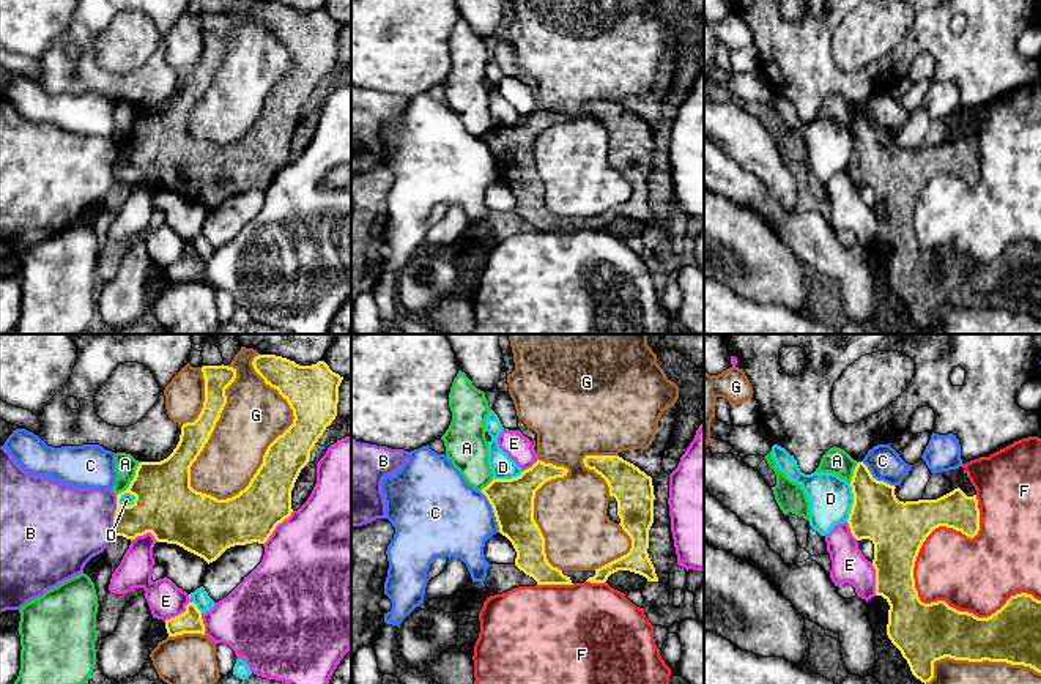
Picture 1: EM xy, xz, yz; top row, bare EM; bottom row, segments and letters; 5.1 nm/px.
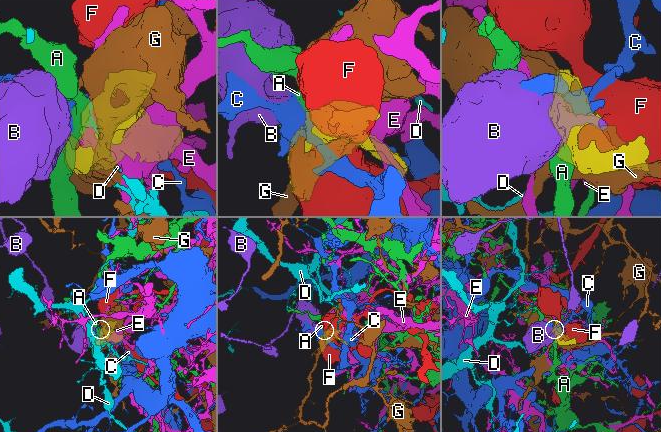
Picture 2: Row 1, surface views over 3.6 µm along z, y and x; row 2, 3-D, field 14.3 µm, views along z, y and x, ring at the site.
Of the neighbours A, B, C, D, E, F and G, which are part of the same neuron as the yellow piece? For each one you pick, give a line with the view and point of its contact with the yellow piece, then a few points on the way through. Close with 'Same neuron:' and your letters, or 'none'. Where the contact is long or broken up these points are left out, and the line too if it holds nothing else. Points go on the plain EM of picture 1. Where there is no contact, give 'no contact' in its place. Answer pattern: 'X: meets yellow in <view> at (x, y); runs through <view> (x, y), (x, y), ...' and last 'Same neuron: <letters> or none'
Same neuron: none

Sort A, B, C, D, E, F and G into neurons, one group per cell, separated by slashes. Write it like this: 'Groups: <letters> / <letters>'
Groups: A / B / C / D / E / F / G

